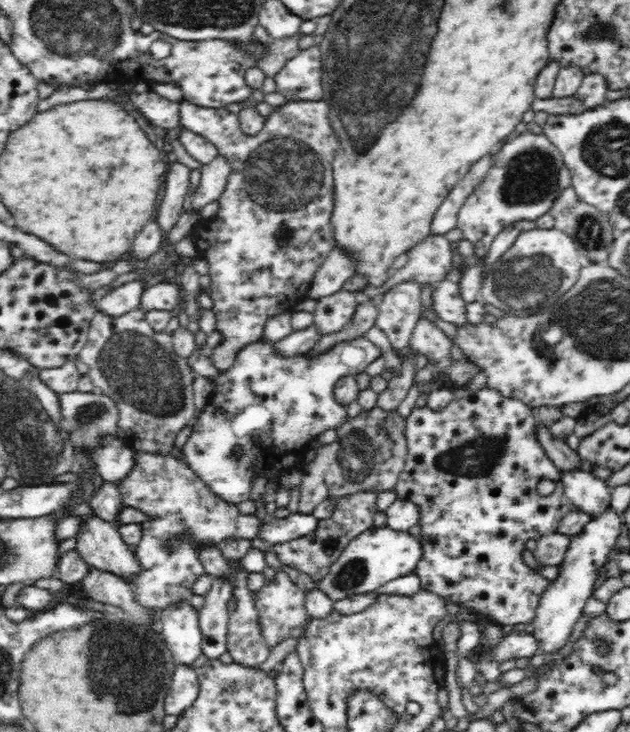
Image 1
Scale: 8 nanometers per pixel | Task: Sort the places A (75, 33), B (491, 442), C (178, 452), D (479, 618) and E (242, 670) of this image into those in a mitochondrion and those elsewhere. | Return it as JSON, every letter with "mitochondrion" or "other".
{"A":"mitochondrion","B":"mitochondrion","C":"other","D":"other","E":"other"}

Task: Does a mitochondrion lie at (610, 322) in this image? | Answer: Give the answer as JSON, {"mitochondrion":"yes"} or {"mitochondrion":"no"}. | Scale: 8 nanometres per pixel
{"mitochondrion":"yes"}

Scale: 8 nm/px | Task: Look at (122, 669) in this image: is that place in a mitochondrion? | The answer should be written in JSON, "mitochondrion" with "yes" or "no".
{"mitochondrion":"yes"}

